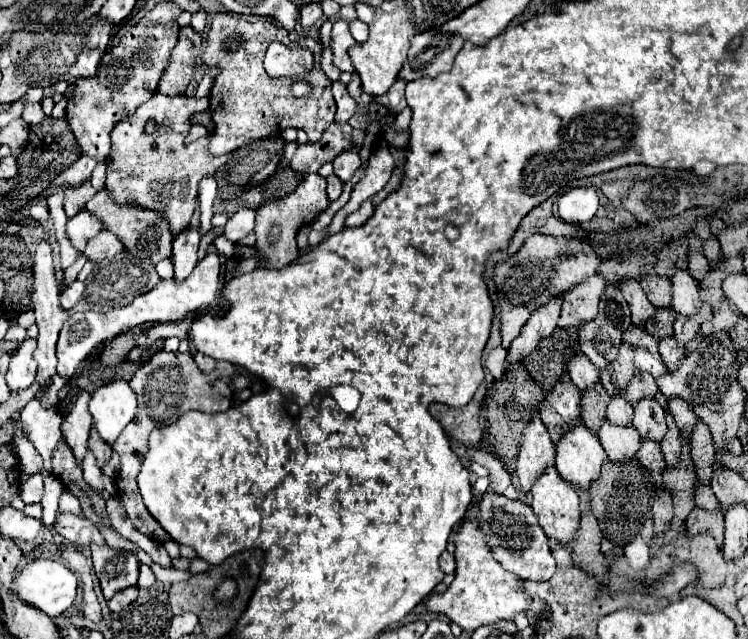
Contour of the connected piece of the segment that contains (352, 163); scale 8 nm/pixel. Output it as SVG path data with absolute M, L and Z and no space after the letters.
M341 154L333 160L333 166L335 166L335 174L343 180L343 182L349 182L353 178L353 174L359 170L361 166L361 158L359 154Z

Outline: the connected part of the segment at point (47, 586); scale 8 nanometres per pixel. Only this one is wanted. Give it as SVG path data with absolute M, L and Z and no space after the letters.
M31 560L17 574L13 588L15 588L15 592L19 594L21 600L25 600L27 604L43 610L51 618L55 618L55 616L61 616L63 612L67 612L73 606L73 602L77 598L77 576L67 566L63 566L61 562Z

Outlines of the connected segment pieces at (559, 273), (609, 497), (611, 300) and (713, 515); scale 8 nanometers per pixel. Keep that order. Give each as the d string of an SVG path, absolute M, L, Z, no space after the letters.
M533 234L521 244L521 248L515 254L495 264L493 280L497 286L497 300L501 308L499 328L501 328L503 348L509 348L509 344L513 342L513 338L517 338L521 326L527 322L527 318L535 308L539 308L553 296L565 294L579 282L593 276L597 272L599 262L601 260L597 258L595 250L589 244L581 242L579 238Z
M637 458L627 460L627 462L607 460L601 466L601 476L589 488L589 494L591 494L591 510L593 510L595 518L599 520L599 526L603 530L605 538L611 540L613 544L625 546L643 528L645 518L651 518L655 482L653 482L649 470L645 470L645 466L641 466L641 462Z
M607 284L597 318L593 322L585 322L585 326L579 326L579 350L597 368L605 368L609 362L613 362L613 358L617 358L621 334L629 324L629 304L617 286Z
M695 506L689 514L689 522L685 522L687 530L691 534L697 534L697 532L711 532L717 540L717 544L721 546L723 544L723 522L725 522L725 510L717 510L717 512L711 512L711 510L705 510L705 508L699 508Z

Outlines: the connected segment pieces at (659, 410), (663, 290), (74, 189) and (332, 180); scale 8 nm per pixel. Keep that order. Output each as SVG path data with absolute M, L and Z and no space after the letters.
M653 396L641 398L641 400L635 404L633 426L639 430L641 436L647 436L647 438L651 438L651 440L661 442L661 438L665 436L665 430L667 430L663 406L661 406Z
M649 274L649 278L639 280L649 302L653 306L671 306L671 292L669 292L669 280L657 274Z
M81 182L81 186L69 186L65 190L65 212L69 214L69 218L81 212L85 208L85 202L93 194L95 194L95 188L91 186L91 182Z
M329 174L327 176L327 196L329 200L337 200L341 196L341 190L343 190L343 182L335 176L335 174Z

